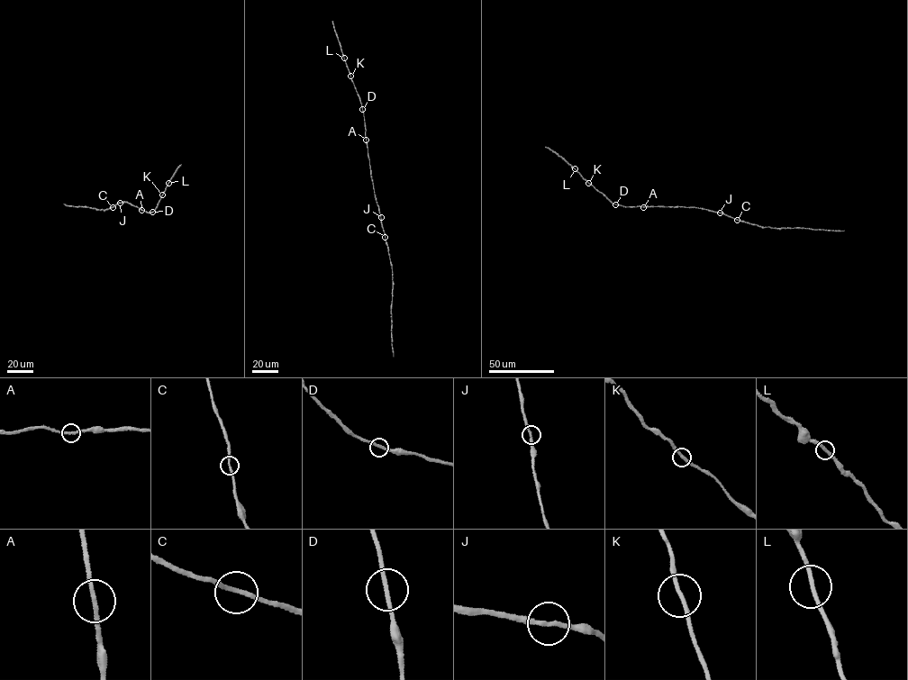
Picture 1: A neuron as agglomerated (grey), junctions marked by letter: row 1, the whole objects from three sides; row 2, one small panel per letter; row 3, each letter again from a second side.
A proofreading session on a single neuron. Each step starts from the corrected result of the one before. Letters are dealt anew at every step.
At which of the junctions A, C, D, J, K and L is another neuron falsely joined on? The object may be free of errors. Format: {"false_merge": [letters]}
{"false_merge": []}

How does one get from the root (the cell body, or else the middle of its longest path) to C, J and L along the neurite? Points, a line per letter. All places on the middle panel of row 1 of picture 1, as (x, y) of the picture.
C: (373, 185), (385, 237)
J: (373, 185), (381, 217)
L: (373, 185), (363, 112), (344, 58)

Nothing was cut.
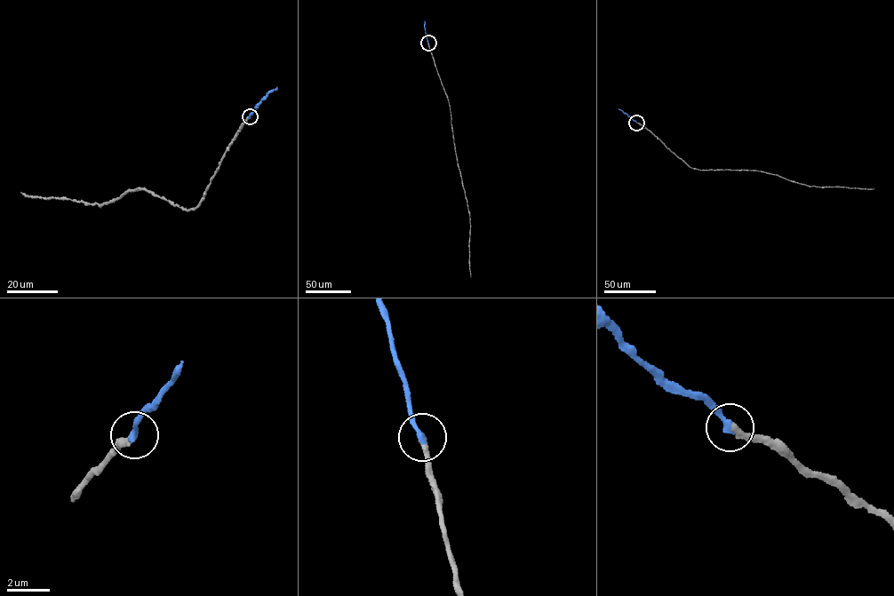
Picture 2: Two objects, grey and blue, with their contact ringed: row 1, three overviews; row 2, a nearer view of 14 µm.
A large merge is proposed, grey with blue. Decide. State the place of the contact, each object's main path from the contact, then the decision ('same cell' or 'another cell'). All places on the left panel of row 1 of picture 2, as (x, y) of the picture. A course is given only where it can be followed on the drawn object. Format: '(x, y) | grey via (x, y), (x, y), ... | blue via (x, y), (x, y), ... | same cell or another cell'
(250, 116) | grey via (250, 116), (194, 209), (187, 210), (139, 187), (99, 205), (21, 193) | blue via (250, 116), (261, 99), (276, 87) | same cell

